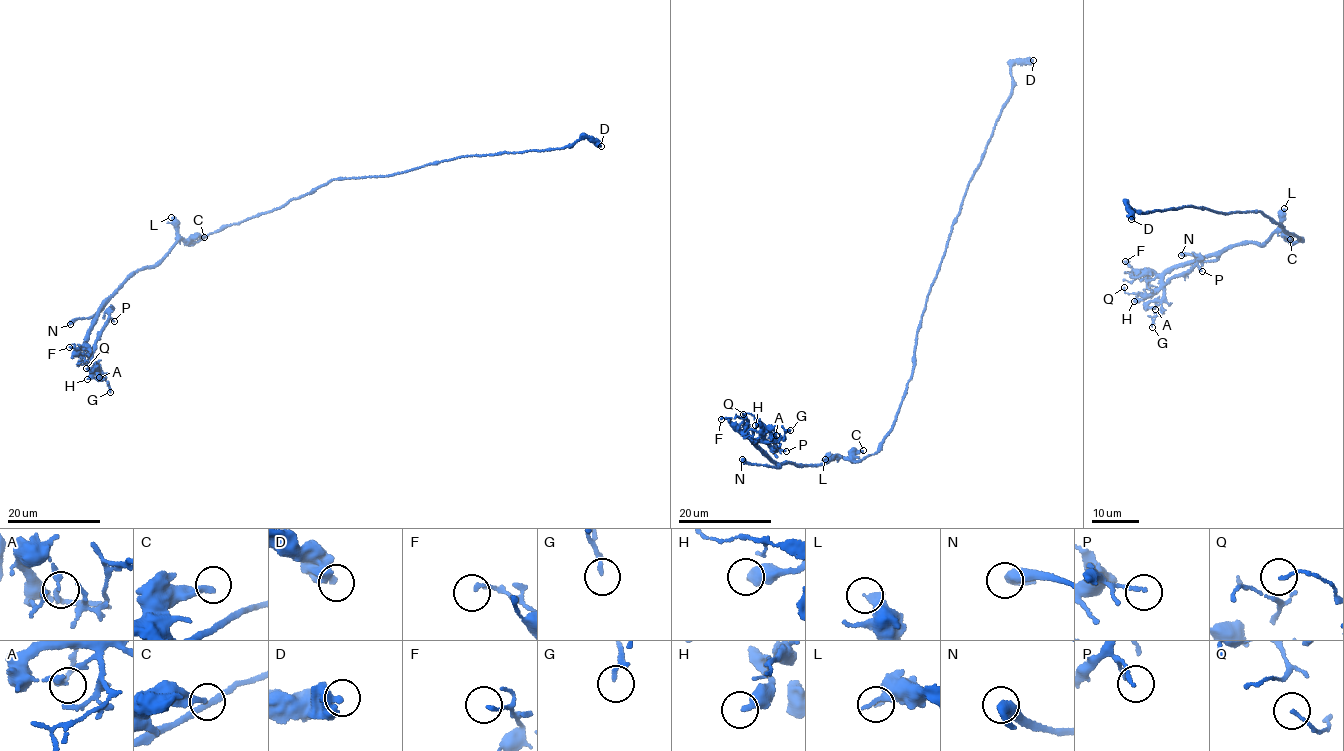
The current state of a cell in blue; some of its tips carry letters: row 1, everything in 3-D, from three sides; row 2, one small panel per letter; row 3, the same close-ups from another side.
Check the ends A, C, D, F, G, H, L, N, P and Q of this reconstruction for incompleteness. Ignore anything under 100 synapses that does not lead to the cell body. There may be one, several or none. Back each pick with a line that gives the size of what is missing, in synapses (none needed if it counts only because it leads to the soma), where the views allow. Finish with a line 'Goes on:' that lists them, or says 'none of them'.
Goes on: N

